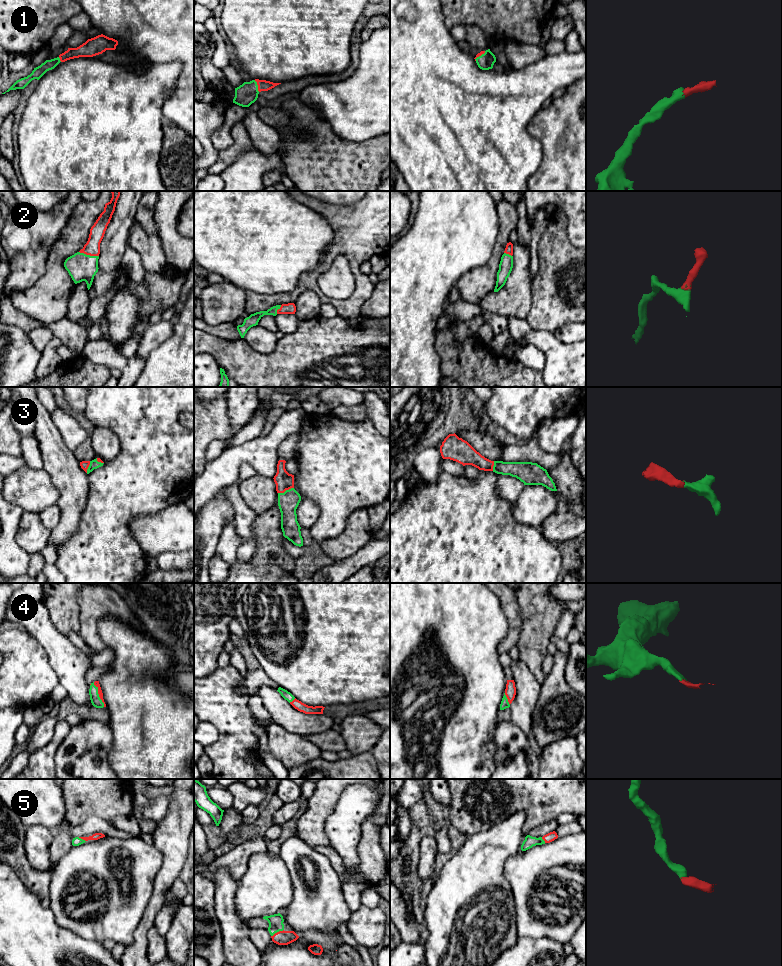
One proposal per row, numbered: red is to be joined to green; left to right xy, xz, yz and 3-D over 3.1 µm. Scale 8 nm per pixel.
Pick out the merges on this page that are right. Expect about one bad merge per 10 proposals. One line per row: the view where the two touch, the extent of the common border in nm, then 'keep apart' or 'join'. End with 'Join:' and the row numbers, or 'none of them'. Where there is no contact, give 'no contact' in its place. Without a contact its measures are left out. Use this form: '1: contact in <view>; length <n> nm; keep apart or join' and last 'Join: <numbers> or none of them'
1: contact in xz; length 100 nm; join
2: contact in xy; length 170 nm; join
3: contact in xz; length 140 nm; join
4: contact in xy; length 220 nm; join
5: contact in xz; length 120 nm; join
Join: 1, 2, 3, 4, 5

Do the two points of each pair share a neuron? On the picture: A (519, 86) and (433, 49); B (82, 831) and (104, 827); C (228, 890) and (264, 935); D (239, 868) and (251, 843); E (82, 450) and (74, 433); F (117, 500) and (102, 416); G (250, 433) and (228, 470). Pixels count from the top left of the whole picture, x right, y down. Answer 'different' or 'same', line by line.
A: same
B: same
C: different
D: same
E: different
F: same
G: different

